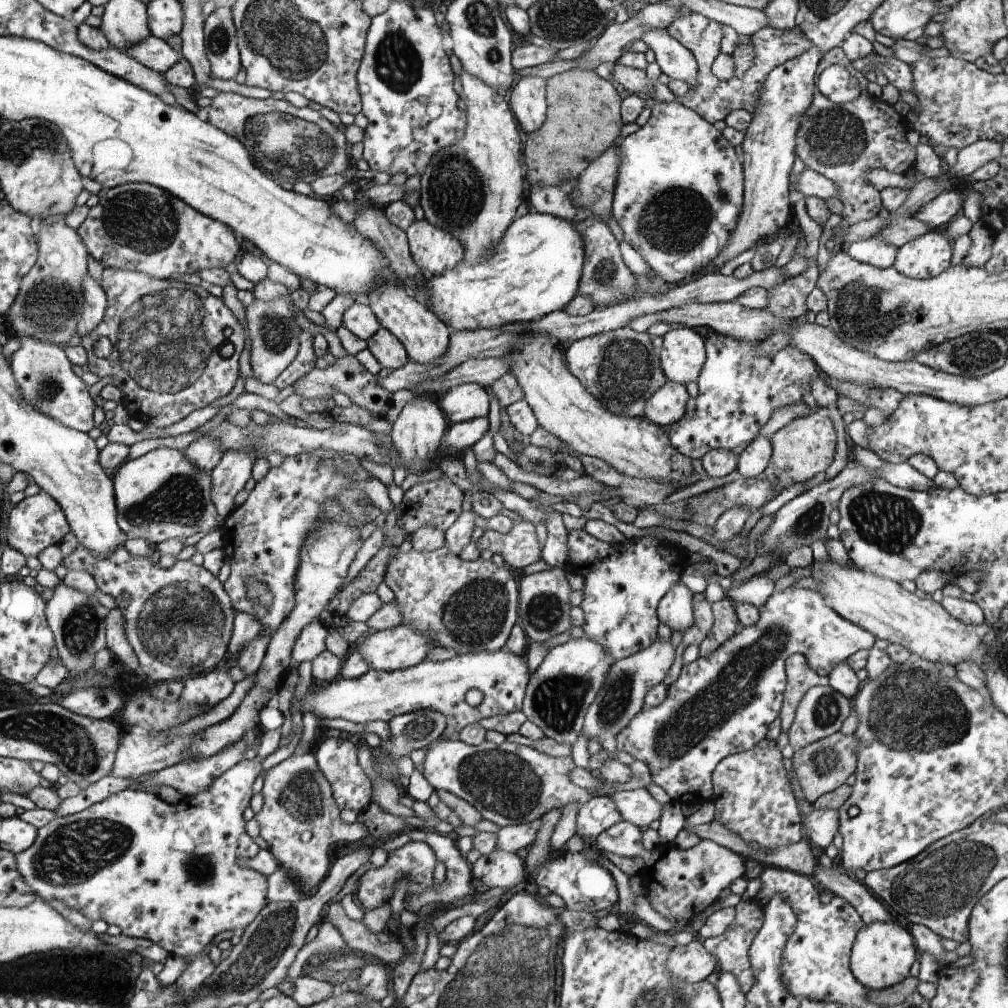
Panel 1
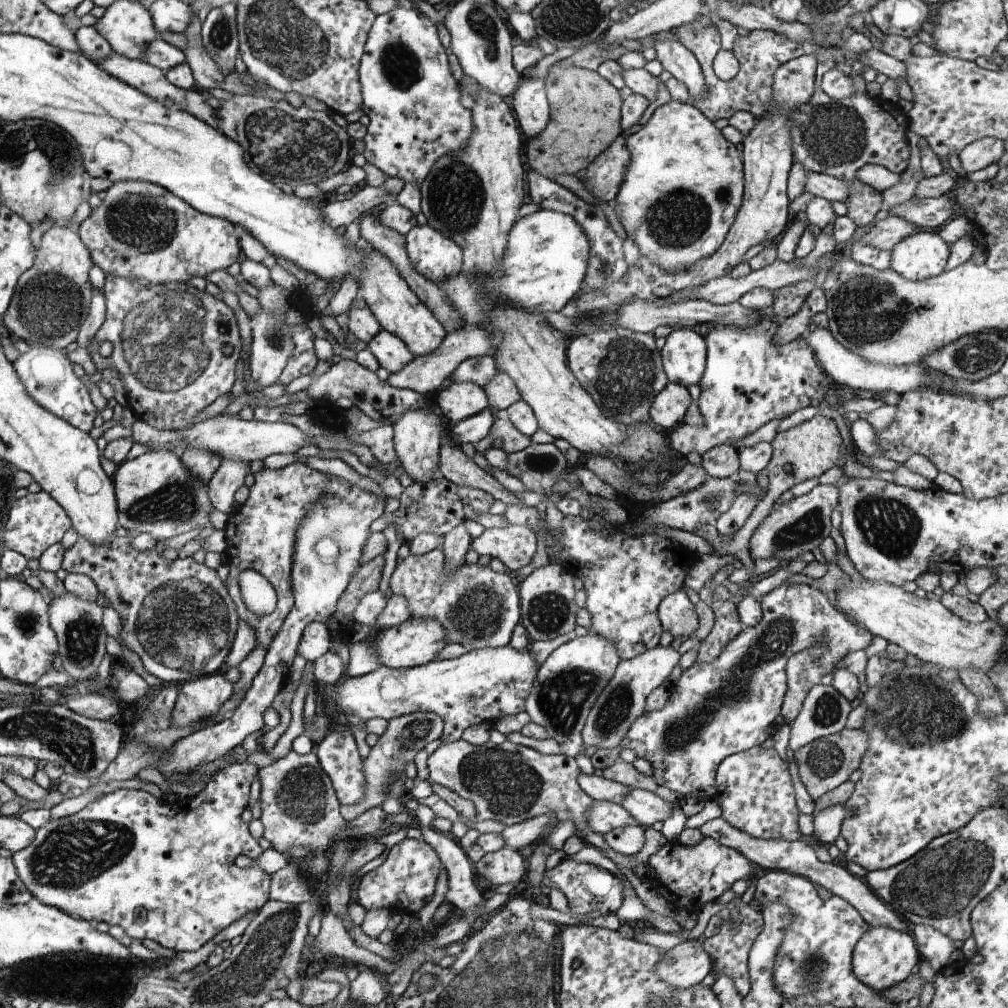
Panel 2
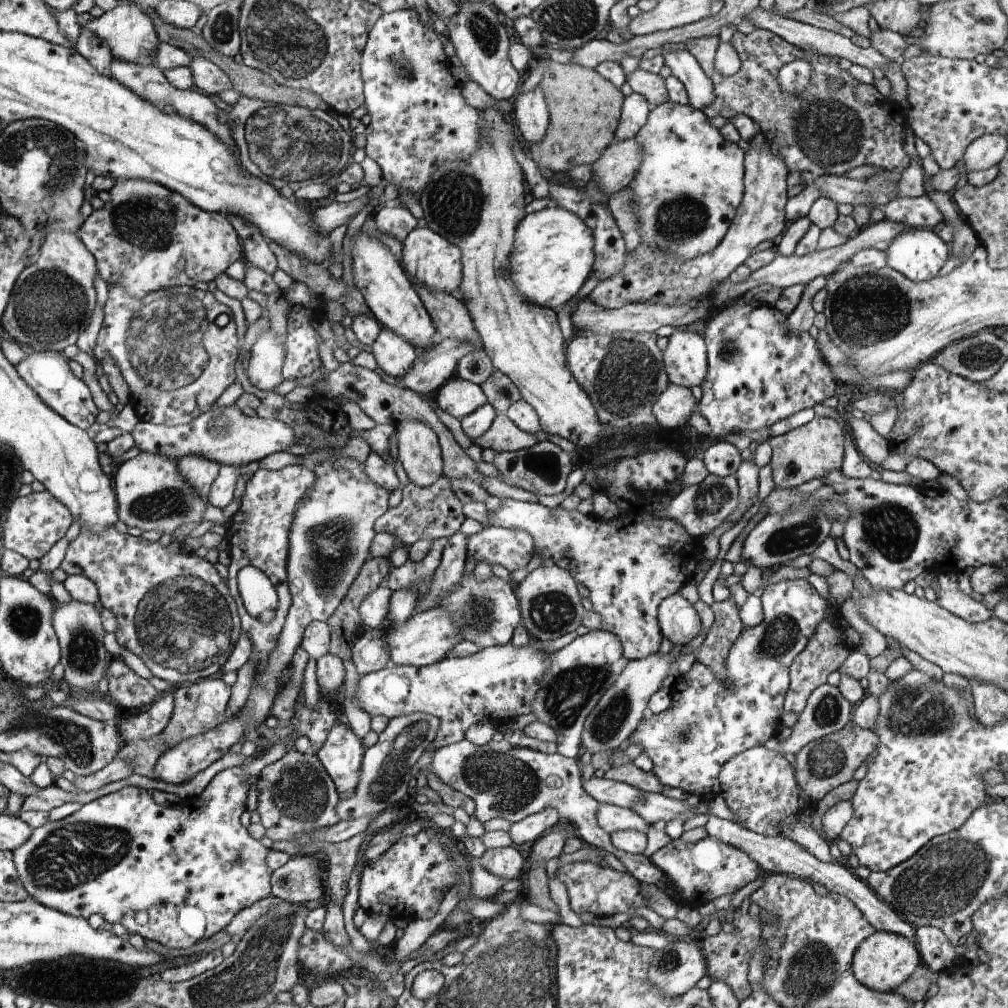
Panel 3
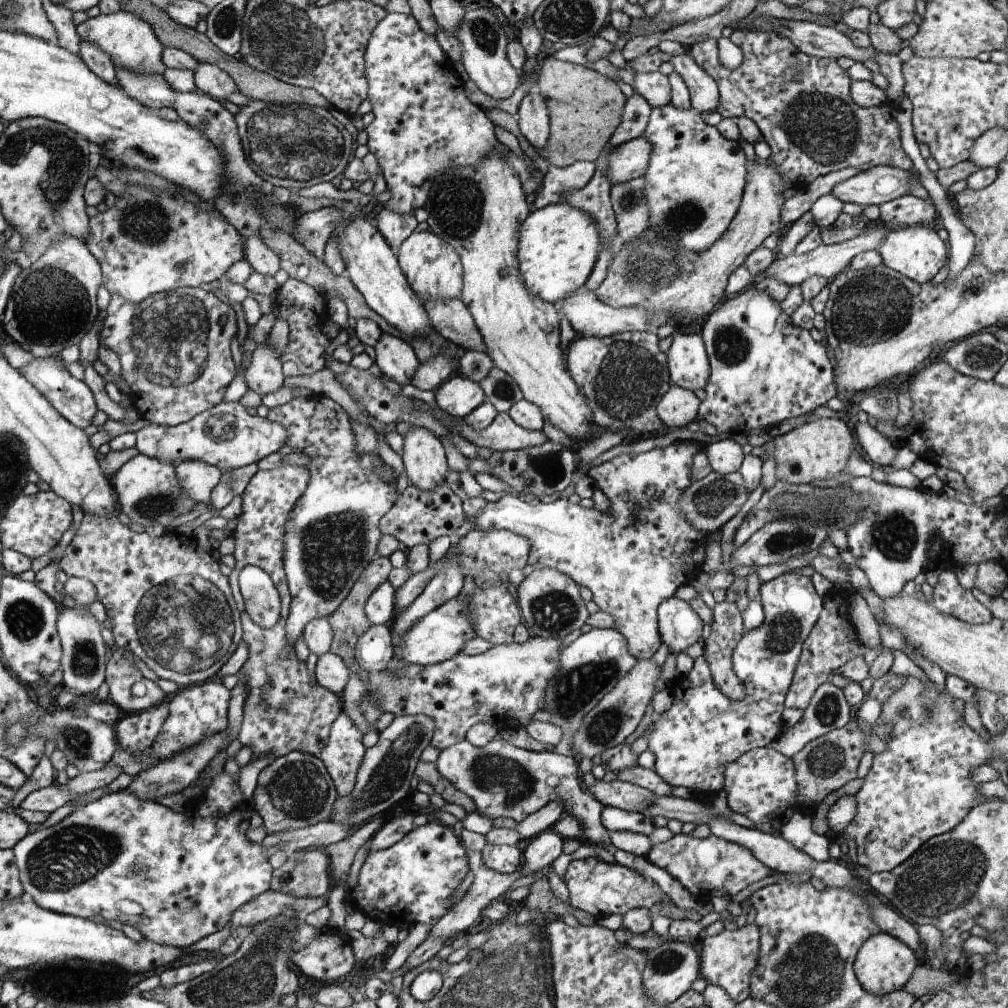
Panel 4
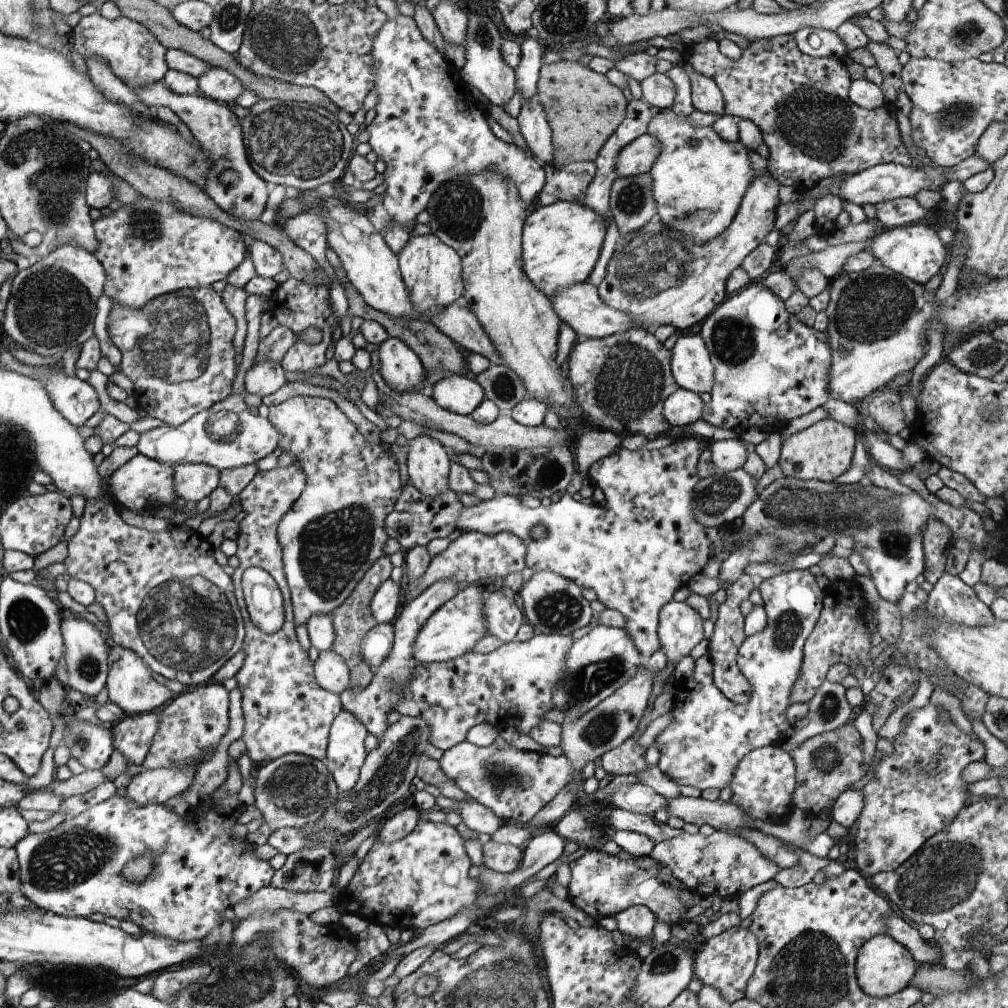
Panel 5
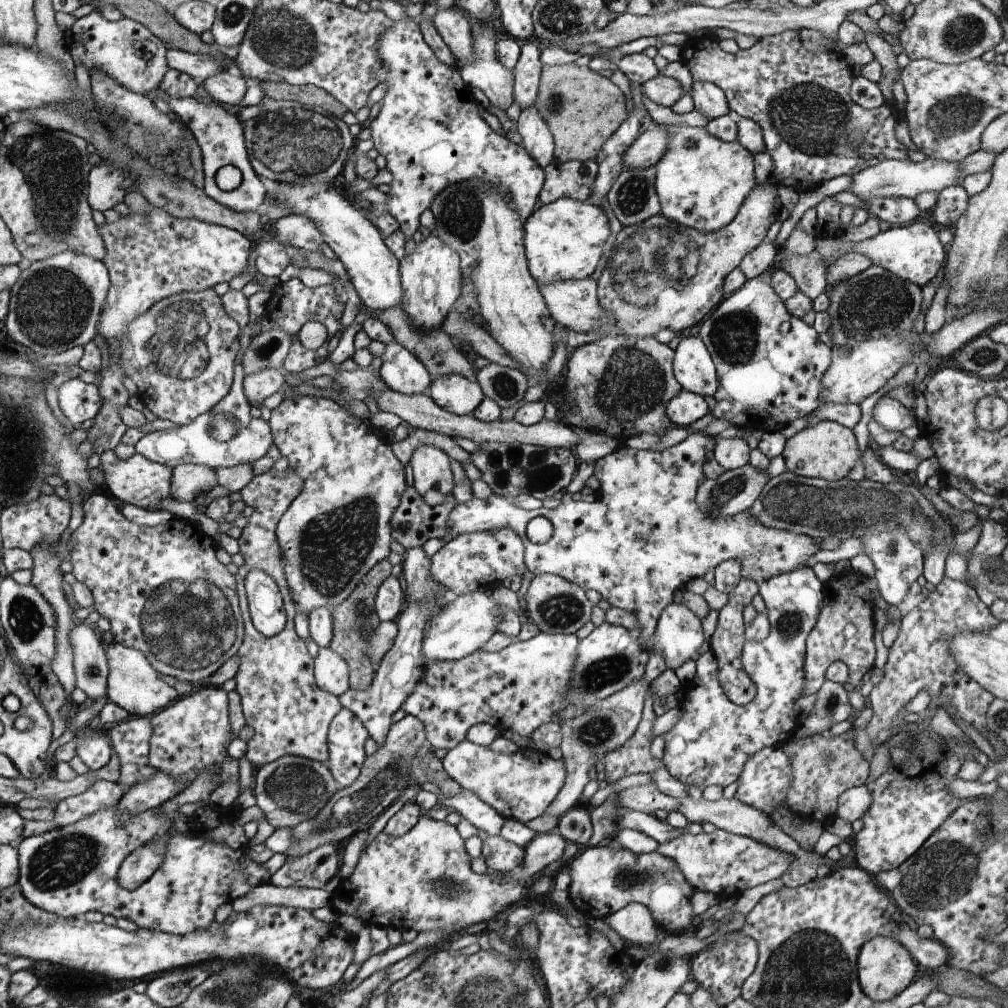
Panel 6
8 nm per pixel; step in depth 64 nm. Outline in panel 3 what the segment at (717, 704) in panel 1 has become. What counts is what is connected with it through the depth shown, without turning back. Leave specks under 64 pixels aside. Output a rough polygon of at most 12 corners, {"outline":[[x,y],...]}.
{"outline":[[806,579],[770,583],[722,681],[695,662],[629,737],[664,786],[710,800],[726,761],[780,726],[790,665],[824,617]]}

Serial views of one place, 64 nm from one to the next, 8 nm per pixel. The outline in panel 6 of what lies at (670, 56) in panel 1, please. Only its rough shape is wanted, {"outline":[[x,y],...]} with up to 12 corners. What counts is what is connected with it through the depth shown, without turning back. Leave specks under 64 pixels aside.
{"outline":[[693,81],[695,110],[710,121],[731,115],[725,92]]}

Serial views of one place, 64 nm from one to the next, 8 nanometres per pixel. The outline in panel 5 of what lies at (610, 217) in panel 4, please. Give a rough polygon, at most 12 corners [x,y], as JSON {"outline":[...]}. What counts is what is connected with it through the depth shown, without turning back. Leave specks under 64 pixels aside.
{"outline":[[632,99],[620,128],[594,160],[597,169],[582,204],[611,223],[609,200],[619,152],[648,132],[653,117]]}

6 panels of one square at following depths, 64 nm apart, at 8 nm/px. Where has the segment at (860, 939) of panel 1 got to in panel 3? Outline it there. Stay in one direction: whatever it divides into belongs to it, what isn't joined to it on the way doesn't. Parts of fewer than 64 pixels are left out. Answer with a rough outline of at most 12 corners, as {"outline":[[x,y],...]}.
{"outline":[[874,931],[856,949],[858,982],[881,993],[922,964],[911,940]]}

